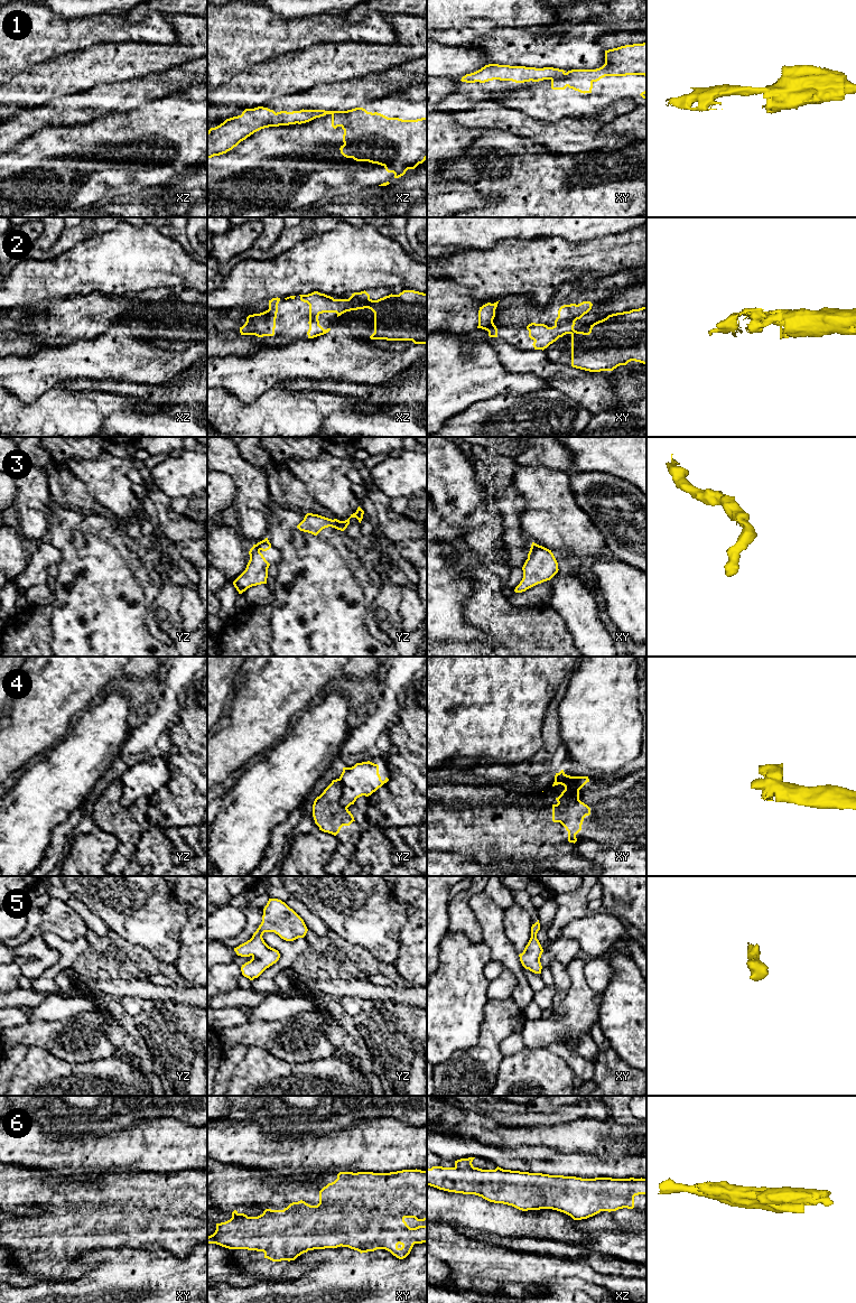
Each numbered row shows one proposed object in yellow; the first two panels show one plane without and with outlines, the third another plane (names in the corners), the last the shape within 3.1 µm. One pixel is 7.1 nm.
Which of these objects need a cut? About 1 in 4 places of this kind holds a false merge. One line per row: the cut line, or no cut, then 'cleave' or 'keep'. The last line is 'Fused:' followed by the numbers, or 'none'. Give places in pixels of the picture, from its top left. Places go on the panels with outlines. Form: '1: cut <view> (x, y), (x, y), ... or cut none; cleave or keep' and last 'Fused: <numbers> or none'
1: cut xy (565, 73), (551, 80); cleave
2: cut xz (347, 299), (352, 309); cleave
3: cut none; keep
4: cut yz (338, 779), (341, 783), (341, 802), (346, 808); cleave
5: cut none; keep
6: cut none; keep
Fused: 1, 2, 4

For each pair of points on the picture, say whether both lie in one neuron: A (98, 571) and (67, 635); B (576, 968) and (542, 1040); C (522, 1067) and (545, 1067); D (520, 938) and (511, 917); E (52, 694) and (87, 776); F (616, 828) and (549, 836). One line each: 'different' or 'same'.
A: same
B: same
C: same
D: same
E: different
F: same

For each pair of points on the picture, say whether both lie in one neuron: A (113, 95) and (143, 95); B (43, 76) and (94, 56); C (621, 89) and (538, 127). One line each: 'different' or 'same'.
A: same
B: same
C: different

